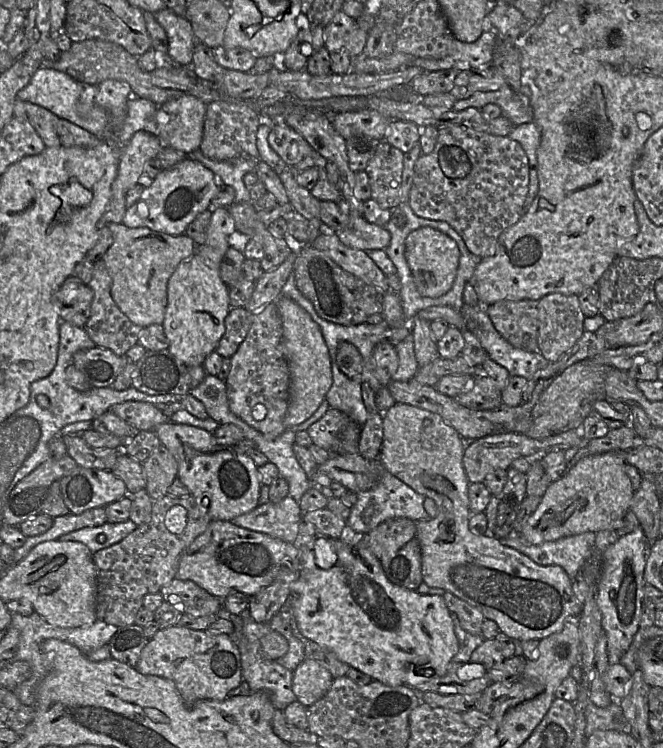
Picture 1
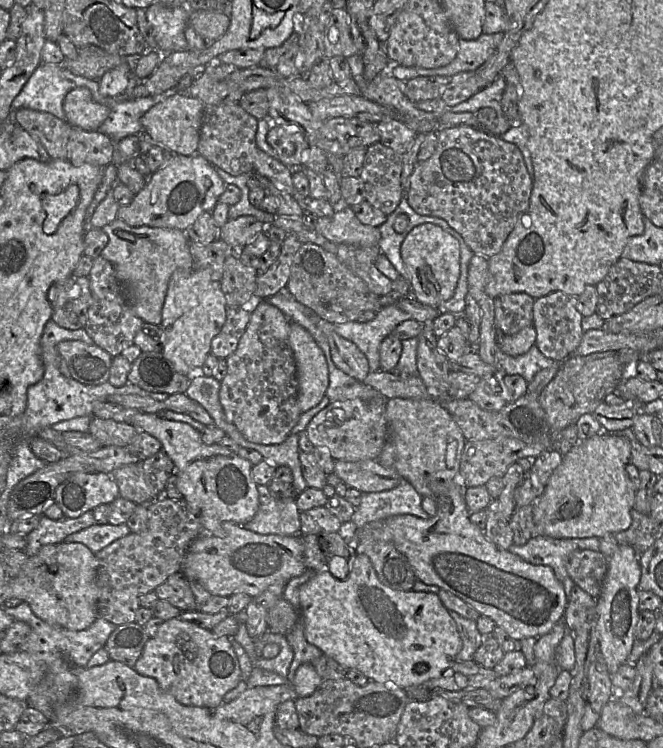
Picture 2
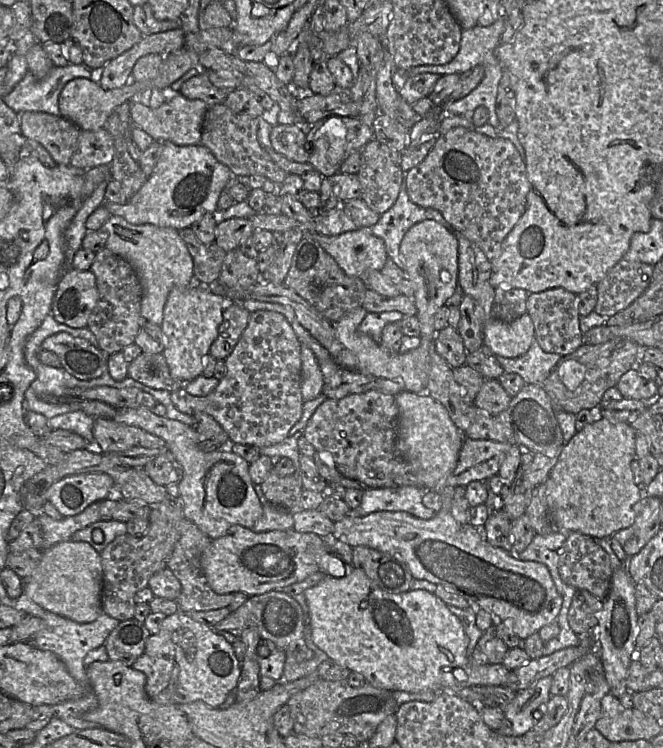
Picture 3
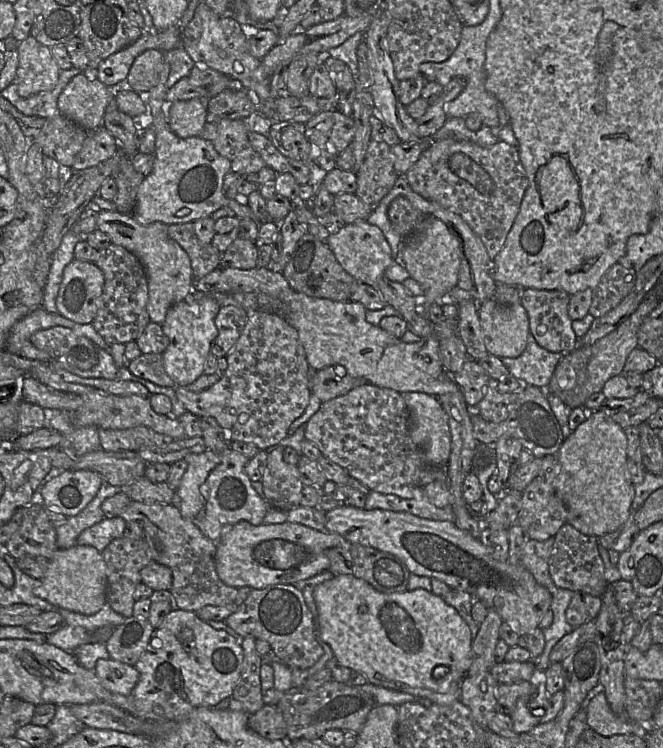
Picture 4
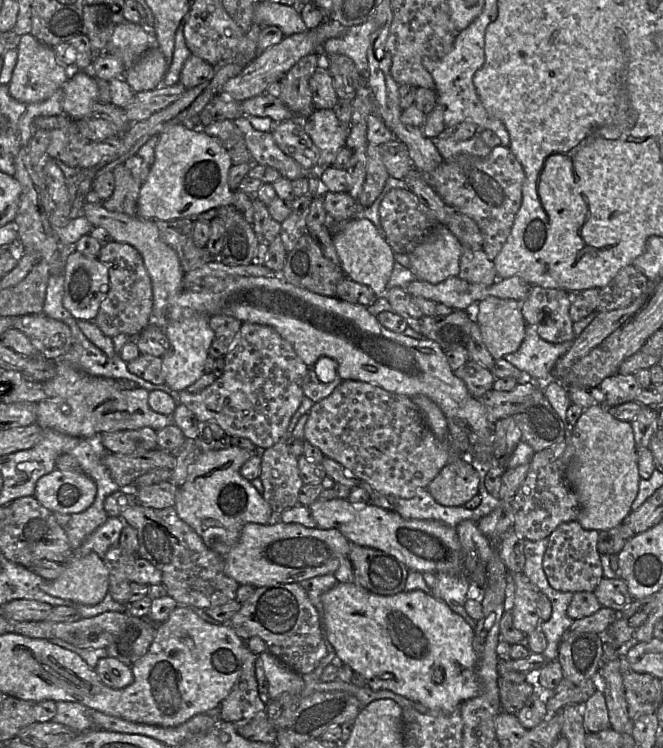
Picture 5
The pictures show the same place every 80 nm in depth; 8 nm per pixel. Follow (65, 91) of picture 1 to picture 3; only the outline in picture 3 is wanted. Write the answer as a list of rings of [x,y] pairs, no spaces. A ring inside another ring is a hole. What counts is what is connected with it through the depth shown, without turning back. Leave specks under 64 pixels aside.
[[[67,64],[59,67],[53,66],[43,78],[36,78],[27,72],[25,77],[14,87],[14,89],[4,95],[2,100],[13,111],[17,112],[44,112],[54,116],[60,116],[58,100],[64,86],[76,78],[90,79],[92,70],[84,64]]]

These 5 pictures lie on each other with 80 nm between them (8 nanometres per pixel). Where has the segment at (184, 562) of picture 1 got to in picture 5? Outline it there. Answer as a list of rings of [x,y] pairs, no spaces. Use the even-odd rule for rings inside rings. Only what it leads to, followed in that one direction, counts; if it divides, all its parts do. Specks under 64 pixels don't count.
[[[283,522],[275,523],[273,525],[270,525],[270,524],[260,525],[257,523],[247,523],[243,526],[236,544],[224,557],[225,564],[226,564],[225,572],[229,577],[234,579],[239,585],[248,584],[248,585],[254,586],[255,588],[267,586],[267,585],[273,585],[276,583],[301,583],[304,580],[308,580],[316,576],[334,574],[334,572],[338,569],[341,560],[343,558],[348,557],[351,546],[352,544],[337,529],[320,529],[318,527],[309,528],[301,524],[283,523]]]

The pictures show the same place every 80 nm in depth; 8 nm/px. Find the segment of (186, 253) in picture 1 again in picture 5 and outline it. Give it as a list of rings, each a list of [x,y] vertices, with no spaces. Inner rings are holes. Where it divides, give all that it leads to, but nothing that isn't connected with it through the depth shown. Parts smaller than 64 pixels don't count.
[[[90,202],[85,203],[82,215],[88,219],[93,227],[104,228],[112,240],[127,243],[139,251],[152,282],[153,305],[150,323],[159,323],[164,327],[169,308],[176,300],[176,296],[184,289],[183,277],[185,272],[176,251],[160,238],[155,221],[132,217],[119,212],[111,212],[101,204]]]

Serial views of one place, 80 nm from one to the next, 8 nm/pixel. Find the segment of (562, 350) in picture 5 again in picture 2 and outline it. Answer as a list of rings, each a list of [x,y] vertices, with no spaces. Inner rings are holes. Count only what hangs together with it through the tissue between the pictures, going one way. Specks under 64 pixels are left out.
[[[496,343],[496,359],[499,363],[500,378],[504,374],[521,375],[528,383],[532,381],[540,370],[553,366],[557,361],[544,356],[536,344],[527,353],[510,356],[504,353]]]

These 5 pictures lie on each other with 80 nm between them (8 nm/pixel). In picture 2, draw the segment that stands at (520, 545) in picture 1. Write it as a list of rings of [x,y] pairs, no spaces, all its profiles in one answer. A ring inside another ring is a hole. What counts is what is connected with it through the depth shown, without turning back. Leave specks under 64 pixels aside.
[[[536,535],[524,545],[512,544],[508,550],[532,564],[550,566],[563,584],[569,600],[575,584],[567,573],[568,557],[576,550],[599,551],[599,538],[552,538]]]

